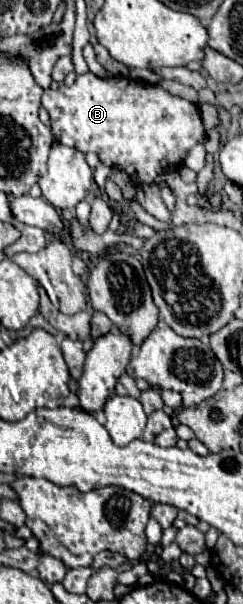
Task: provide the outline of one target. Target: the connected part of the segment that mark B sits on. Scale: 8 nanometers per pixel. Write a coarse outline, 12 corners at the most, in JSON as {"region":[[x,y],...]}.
{"region":[[79,75],[47,89],[53,135],[135,185],[205,139],[159,85]]}

